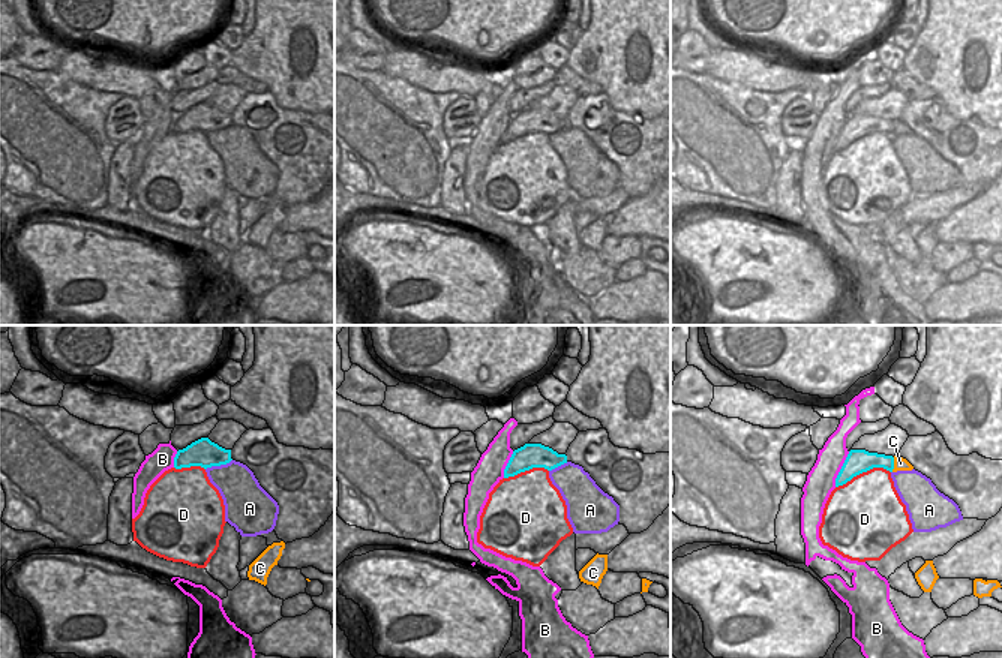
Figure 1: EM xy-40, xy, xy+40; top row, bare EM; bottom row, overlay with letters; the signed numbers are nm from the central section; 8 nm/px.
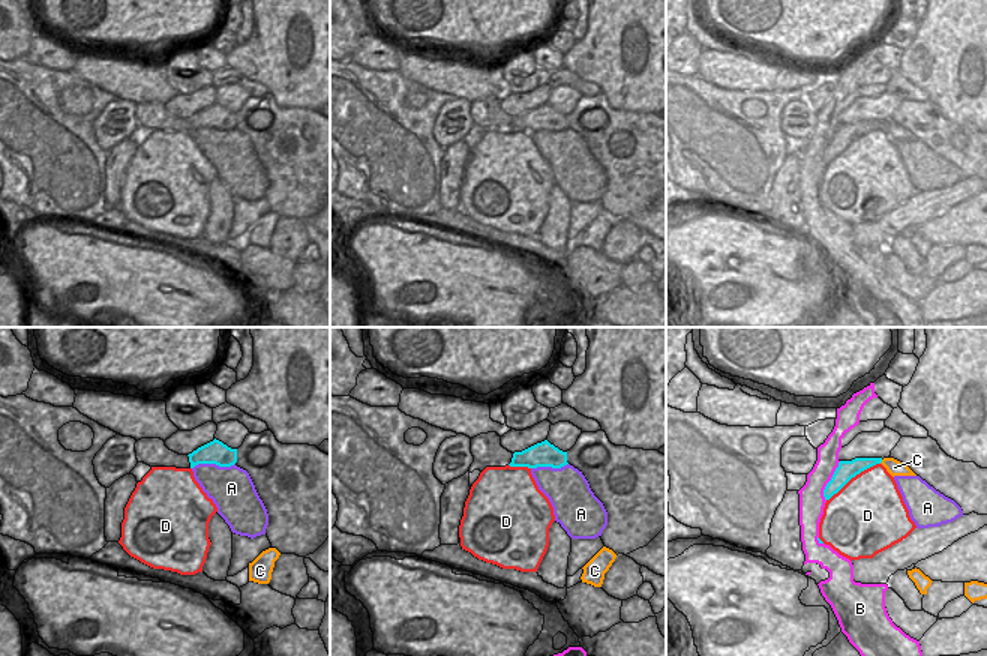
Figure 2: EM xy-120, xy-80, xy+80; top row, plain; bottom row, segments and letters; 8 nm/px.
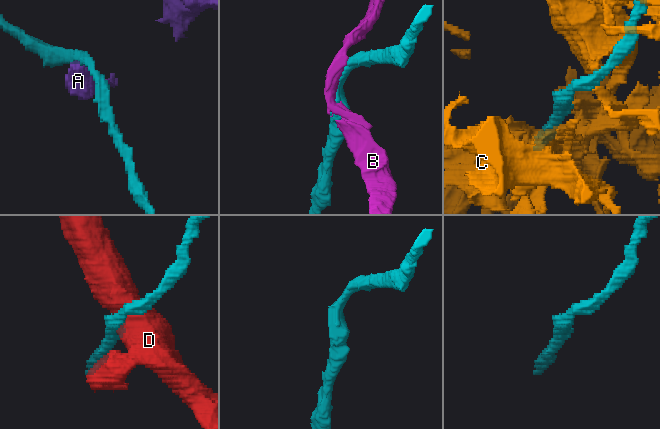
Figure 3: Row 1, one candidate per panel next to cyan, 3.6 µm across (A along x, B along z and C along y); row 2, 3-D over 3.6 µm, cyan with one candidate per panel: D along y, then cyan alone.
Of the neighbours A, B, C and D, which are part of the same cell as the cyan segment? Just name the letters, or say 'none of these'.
none of these

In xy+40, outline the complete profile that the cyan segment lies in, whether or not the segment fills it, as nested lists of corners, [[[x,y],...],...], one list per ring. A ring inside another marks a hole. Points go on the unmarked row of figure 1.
[[[850,114],[836,142],[836,151],[846,148],[854,141],[867,136],[873,132],[884,132],[892,136],[894,121],[878,117],[868,117],[866,114]]]

